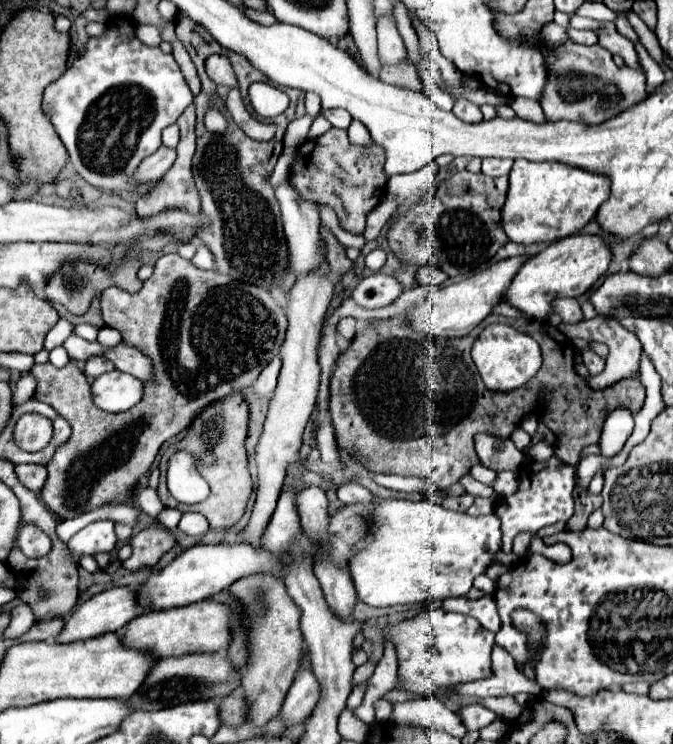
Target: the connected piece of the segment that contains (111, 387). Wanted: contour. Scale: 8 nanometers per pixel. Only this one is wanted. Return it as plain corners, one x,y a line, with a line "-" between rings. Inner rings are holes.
111,370
91,382
91,394
93,404
99,410
113,414
125,412
141,400
141,380
119,370

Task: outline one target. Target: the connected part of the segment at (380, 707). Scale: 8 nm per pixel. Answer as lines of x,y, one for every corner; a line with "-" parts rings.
377,700
375,702
375,718
377,718
377,722
385,722
389,718
389,714
391,714
391,702

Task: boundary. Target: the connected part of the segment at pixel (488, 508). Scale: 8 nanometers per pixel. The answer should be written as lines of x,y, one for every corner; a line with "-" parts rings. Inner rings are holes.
475,498
473,506
467,510
469,516
481,516
481,514
493,514
495,506
493,506
493,500
487,500
487,498

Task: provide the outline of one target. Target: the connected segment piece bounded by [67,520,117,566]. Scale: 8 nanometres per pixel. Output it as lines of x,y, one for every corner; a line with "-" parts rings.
103,520
103,522
93,522
79,530
69,542
67,550
71,554
71,560
75,566
79,566
81,556
95,556
99,552
111,552
115,548
115,532
113,532
113,522

